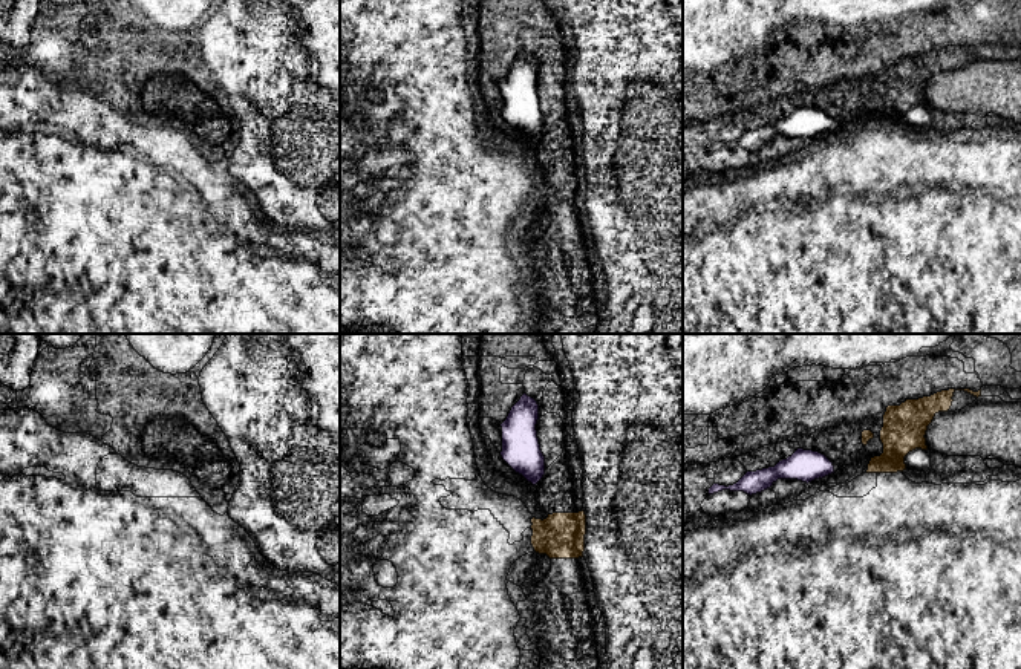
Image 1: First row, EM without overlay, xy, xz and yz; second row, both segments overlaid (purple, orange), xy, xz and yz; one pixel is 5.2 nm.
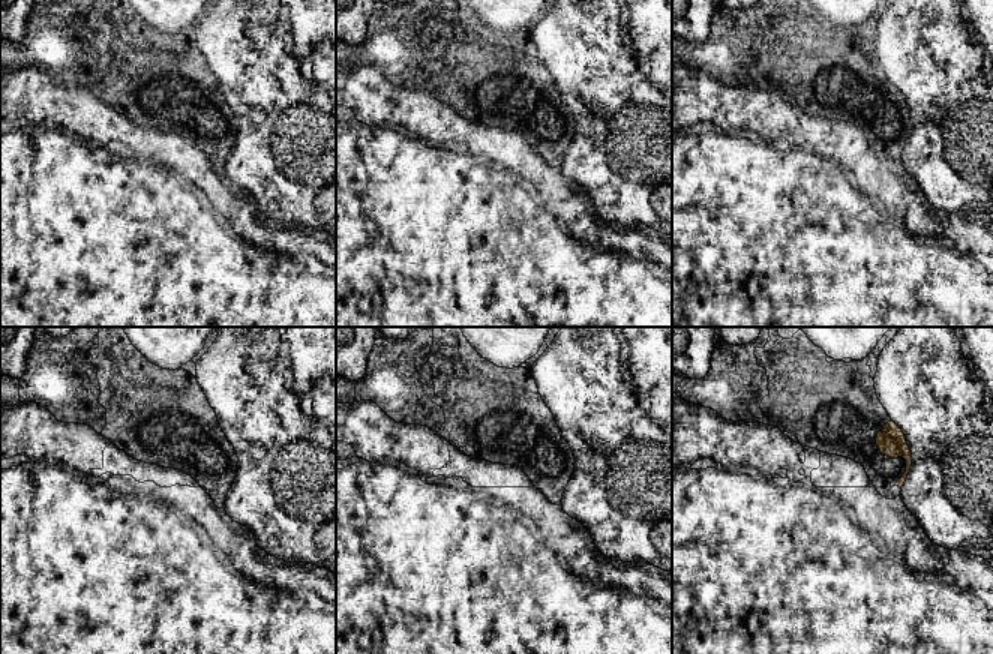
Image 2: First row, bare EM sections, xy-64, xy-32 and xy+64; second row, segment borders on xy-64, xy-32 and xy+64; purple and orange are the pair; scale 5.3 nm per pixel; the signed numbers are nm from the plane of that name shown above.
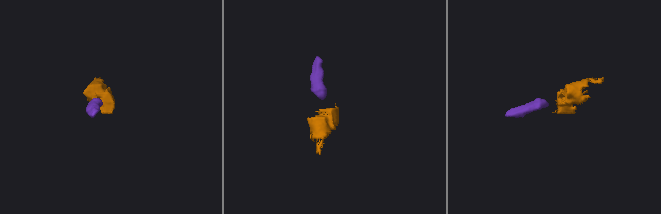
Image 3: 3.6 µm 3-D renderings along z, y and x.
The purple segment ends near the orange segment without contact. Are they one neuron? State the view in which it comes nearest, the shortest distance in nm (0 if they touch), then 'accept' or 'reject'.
nearest in xz; 180 nm apart; accept

